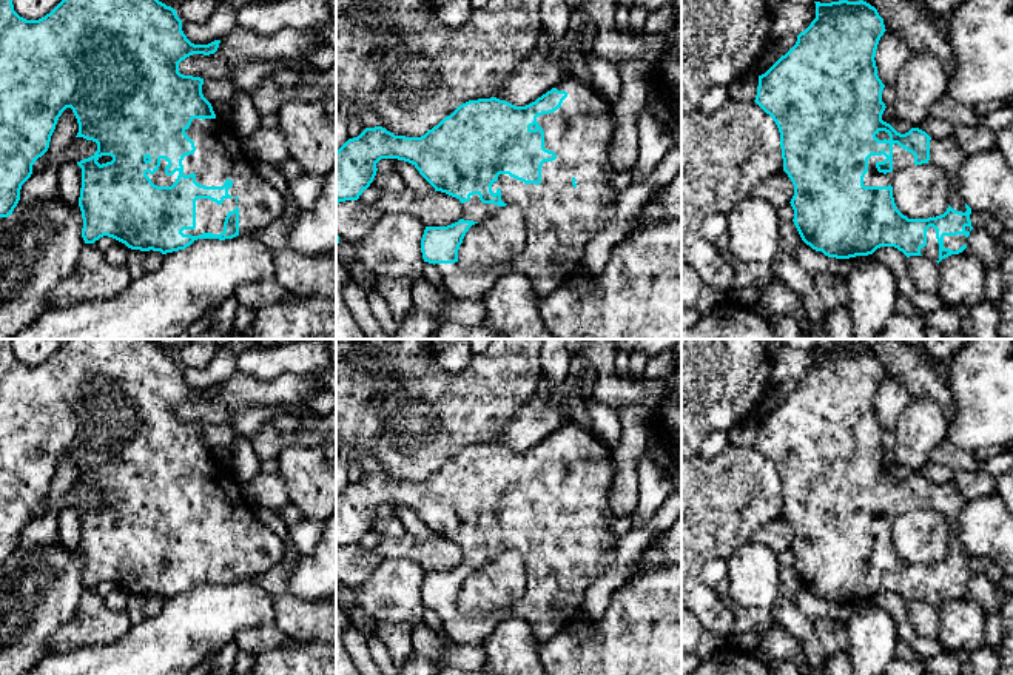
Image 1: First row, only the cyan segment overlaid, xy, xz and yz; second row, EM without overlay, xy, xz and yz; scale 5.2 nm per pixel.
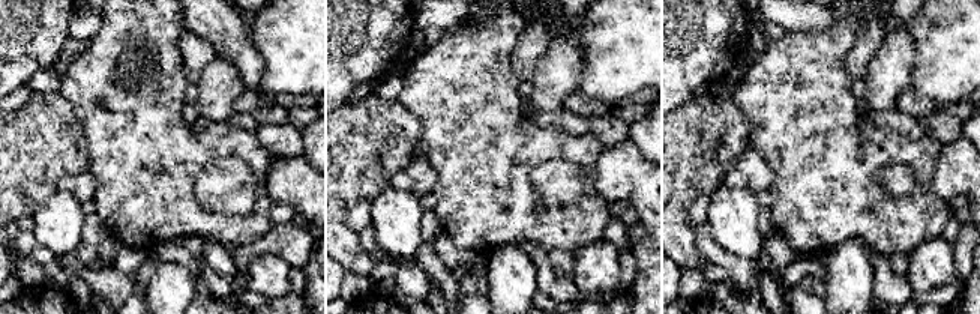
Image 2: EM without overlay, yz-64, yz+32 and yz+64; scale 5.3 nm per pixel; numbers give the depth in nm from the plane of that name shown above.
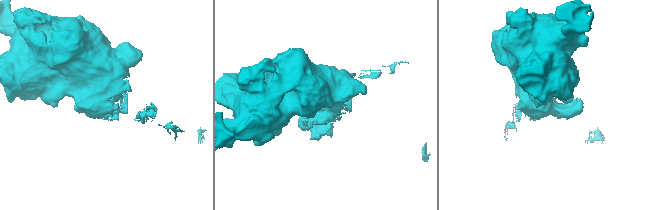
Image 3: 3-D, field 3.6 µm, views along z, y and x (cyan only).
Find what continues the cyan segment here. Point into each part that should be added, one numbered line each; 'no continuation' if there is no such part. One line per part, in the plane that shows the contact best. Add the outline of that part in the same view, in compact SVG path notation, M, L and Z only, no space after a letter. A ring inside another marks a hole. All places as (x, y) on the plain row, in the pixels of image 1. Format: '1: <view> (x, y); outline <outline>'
1: xy (219, 500); outline M193 464L187 481L194 487L196 496L182 505L183 519L196 519L196 527L205 532L222 532L227 524L233 527L228 533L230 544L220 550L210 544L196 546L196 573L183 575L183 579L199 581L202 578L220 579L224 567L230 556L239 555L239 579L262 575L279 564L285 553L285 542L253 513L244 496L242 484L233 473L219 464Z

